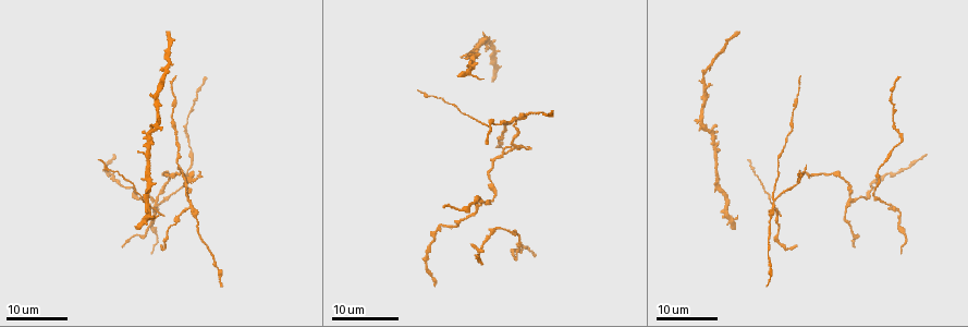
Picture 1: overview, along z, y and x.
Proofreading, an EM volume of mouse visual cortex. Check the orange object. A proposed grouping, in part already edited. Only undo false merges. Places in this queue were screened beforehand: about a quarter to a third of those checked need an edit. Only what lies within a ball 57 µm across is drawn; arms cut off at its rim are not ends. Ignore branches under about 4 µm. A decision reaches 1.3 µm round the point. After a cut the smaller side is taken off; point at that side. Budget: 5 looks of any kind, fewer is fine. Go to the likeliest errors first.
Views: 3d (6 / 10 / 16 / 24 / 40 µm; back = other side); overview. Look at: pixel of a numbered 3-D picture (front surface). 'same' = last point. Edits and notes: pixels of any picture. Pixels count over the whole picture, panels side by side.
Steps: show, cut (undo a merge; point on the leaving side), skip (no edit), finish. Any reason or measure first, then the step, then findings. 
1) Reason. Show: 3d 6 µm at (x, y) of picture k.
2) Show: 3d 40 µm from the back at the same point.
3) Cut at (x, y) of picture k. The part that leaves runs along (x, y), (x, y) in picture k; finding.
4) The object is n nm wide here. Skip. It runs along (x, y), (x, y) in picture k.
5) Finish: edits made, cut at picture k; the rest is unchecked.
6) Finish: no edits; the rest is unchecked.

Branch point. Show: 3d 24 µm at (192, 205) of picture 1.

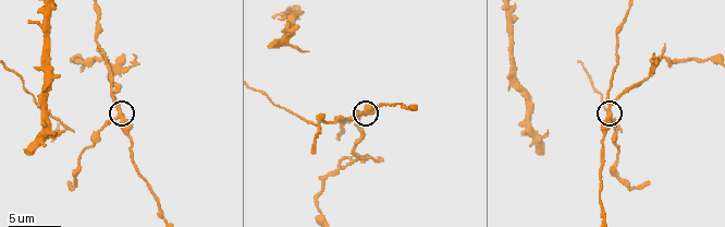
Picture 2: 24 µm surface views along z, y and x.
Show: 3d 10 µm at (609, 114) of picture 2.

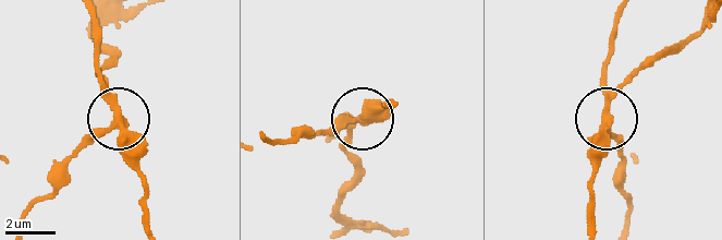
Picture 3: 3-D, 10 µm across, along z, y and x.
Skip. One neuron here.

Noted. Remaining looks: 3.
Arms run side by side. Show: 3d 16 µm at (356, 159) of picture 2.

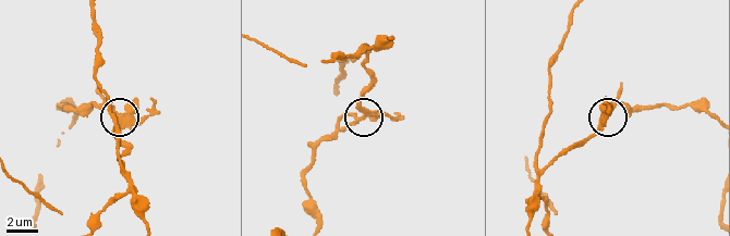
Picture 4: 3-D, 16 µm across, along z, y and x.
4 arms meet here. Skip. All the same neuron.

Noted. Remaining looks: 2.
Show: 3d 16 µm at (151, 203) of picture 1.

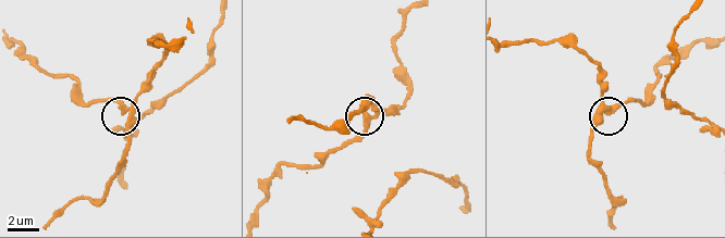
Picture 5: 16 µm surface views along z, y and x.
Show: 3d 10 µm at (370, 113) of picture 5.

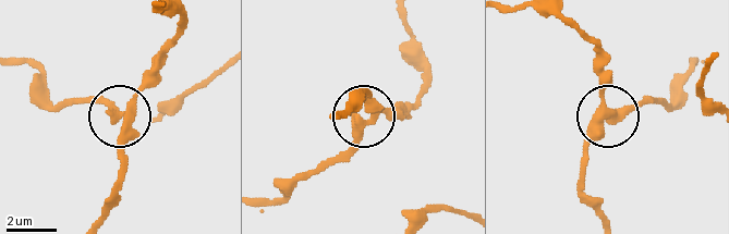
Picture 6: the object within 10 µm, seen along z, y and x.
The side arm is 12 µm long. Skip. It runs along (554, 13), (594, 50), (608, 113), (581, 161) in picture 6; all the same neuron.

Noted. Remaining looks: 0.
Finish: no edits; the rest is unchecked.

